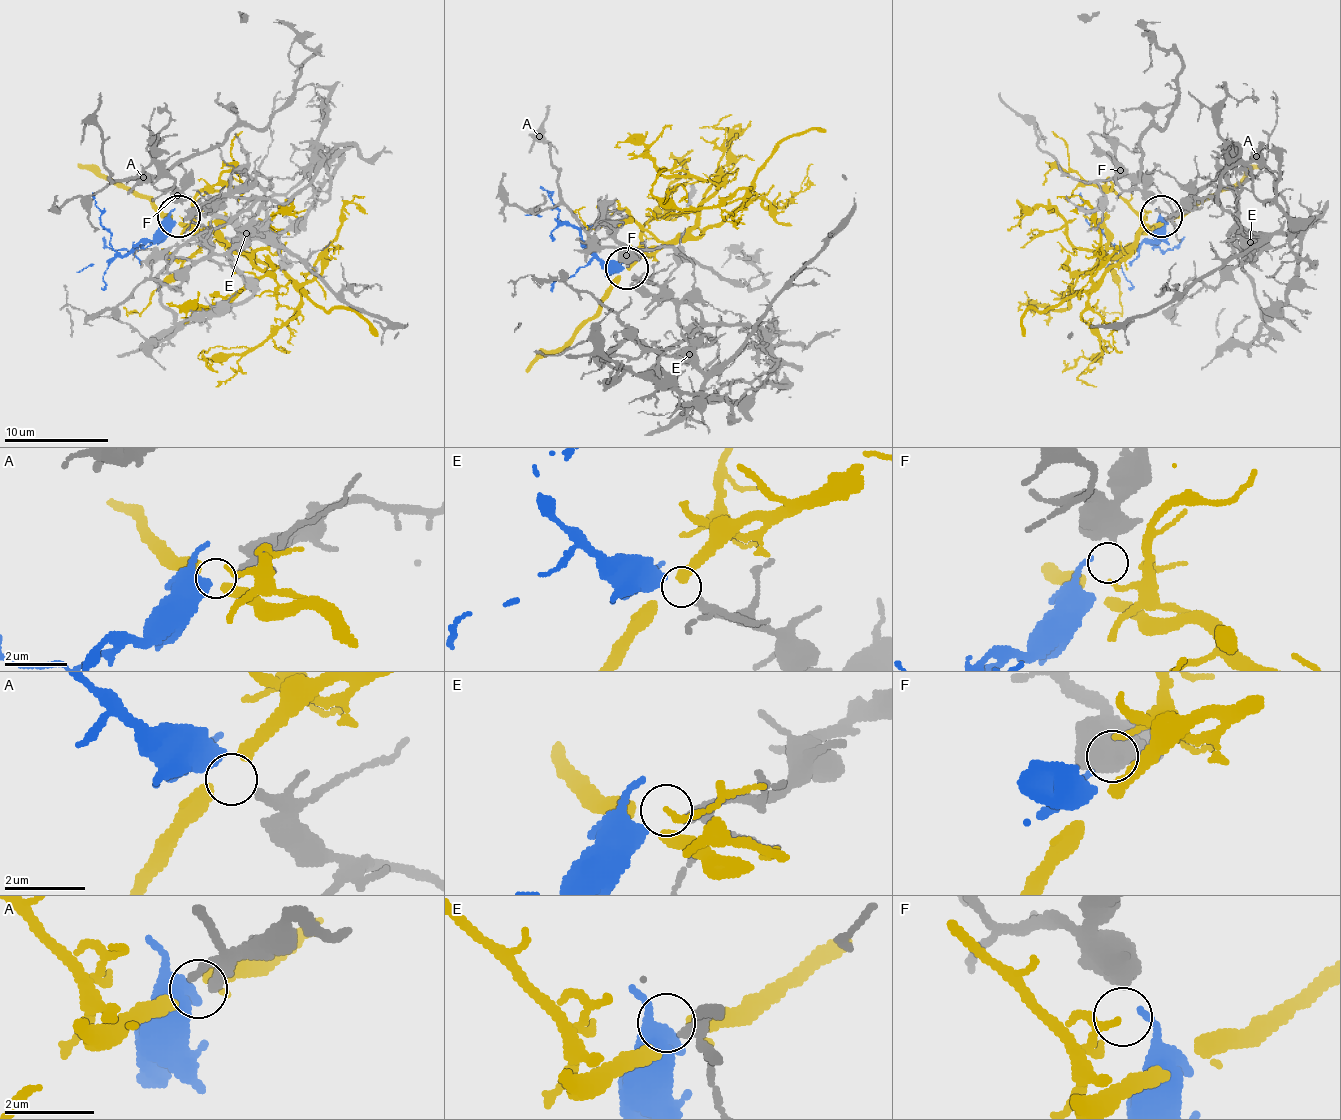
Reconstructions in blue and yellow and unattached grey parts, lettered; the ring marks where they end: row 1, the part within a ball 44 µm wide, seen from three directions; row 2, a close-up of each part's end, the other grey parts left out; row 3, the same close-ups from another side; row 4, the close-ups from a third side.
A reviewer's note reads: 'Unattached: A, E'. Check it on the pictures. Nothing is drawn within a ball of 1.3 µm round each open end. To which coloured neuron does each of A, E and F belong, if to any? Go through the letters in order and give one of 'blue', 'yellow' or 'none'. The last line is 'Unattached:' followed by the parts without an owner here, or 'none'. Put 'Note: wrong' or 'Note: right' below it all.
A: none
E: blue
F: none
Unattached: A, F
Note: wrong

